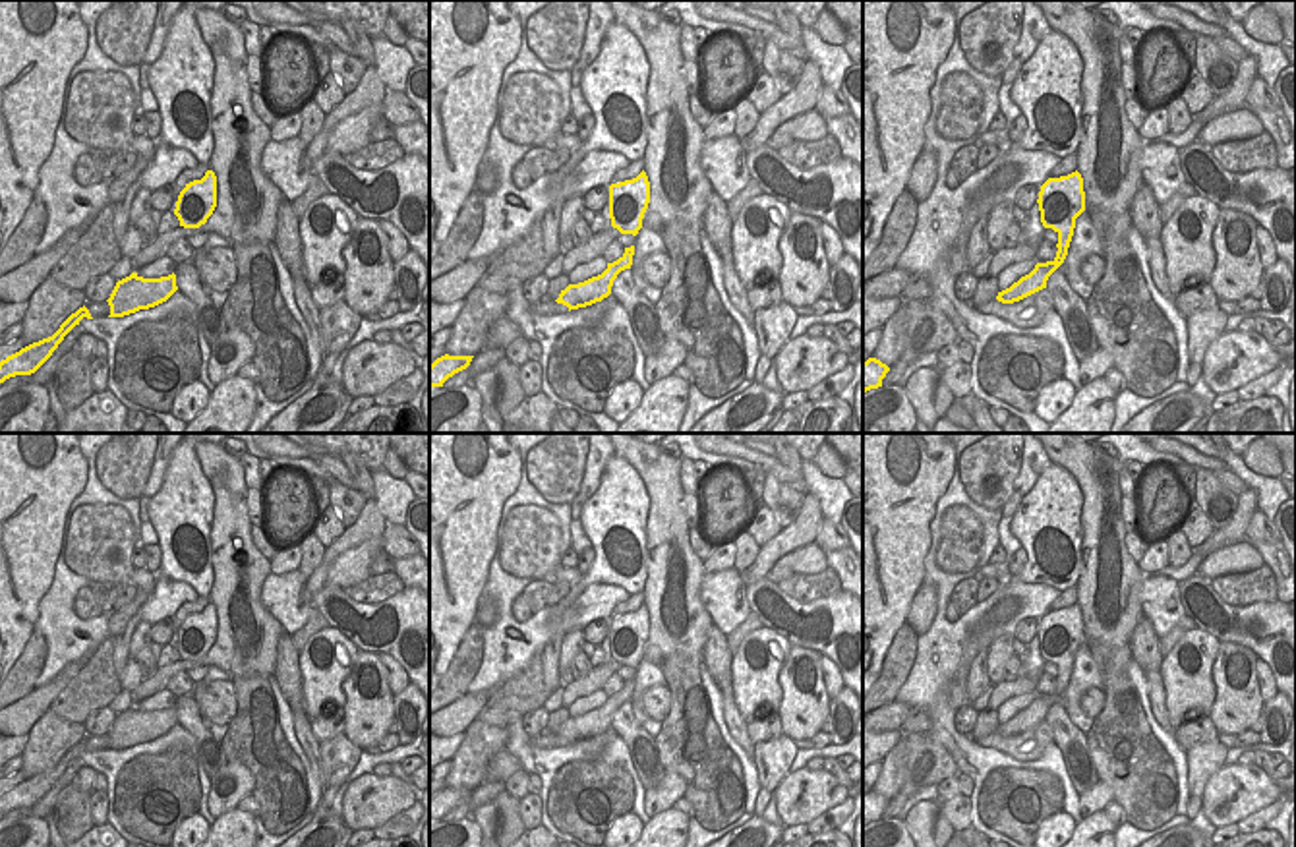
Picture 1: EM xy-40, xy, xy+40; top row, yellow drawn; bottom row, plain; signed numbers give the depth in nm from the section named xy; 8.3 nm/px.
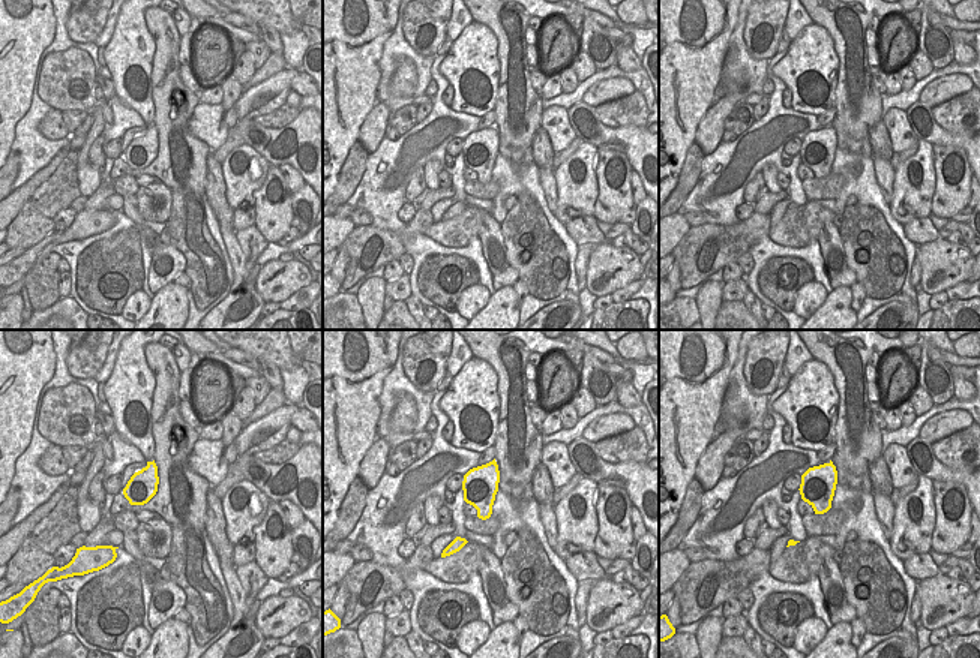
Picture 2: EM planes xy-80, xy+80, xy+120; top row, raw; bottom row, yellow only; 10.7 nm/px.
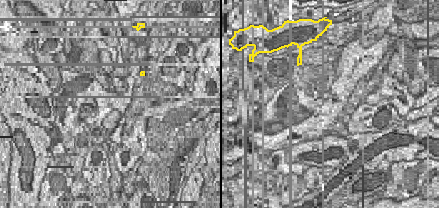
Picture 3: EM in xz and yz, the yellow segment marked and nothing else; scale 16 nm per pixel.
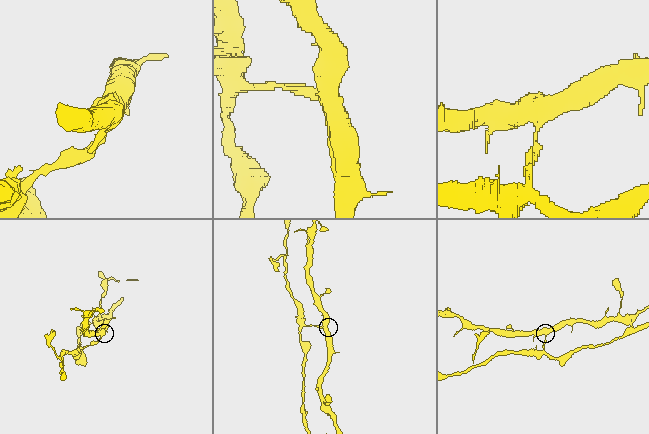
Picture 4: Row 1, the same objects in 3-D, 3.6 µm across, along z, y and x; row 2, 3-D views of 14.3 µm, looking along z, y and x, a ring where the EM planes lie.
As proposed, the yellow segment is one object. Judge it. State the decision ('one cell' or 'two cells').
two cells

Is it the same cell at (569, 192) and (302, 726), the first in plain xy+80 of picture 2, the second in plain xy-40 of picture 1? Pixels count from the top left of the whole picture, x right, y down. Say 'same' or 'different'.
different

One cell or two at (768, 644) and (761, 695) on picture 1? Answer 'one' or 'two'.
one

